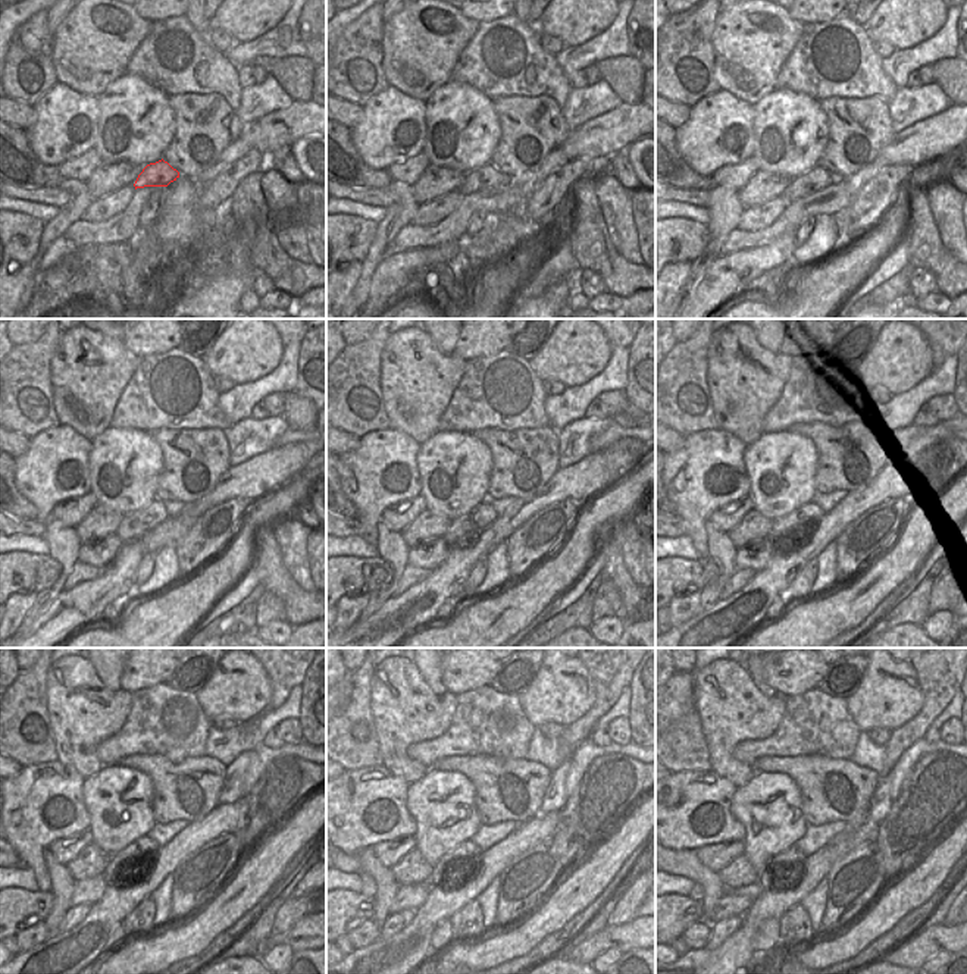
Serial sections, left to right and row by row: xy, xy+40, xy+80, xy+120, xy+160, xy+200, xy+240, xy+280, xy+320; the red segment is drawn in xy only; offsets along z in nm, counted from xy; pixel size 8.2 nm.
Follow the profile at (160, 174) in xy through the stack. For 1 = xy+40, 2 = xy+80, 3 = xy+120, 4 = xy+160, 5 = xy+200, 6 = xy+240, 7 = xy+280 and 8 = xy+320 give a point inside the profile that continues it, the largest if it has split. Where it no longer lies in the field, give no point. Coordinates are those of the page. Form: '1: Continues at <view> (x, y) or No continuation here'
1: Continues at xy+40 (488, 175)
2: Continues at xy+80 (817, 178)
3: Continues at xy+120 (134, 525)
4: Continues at xy+160 (479, 517)
5: Continues at xy+200 (785, 529)
6: Continues at xy+240 (132, 855)
7: Continues at xy+280 (454, 861)
8: Continues at xy+320 (784, 863).

